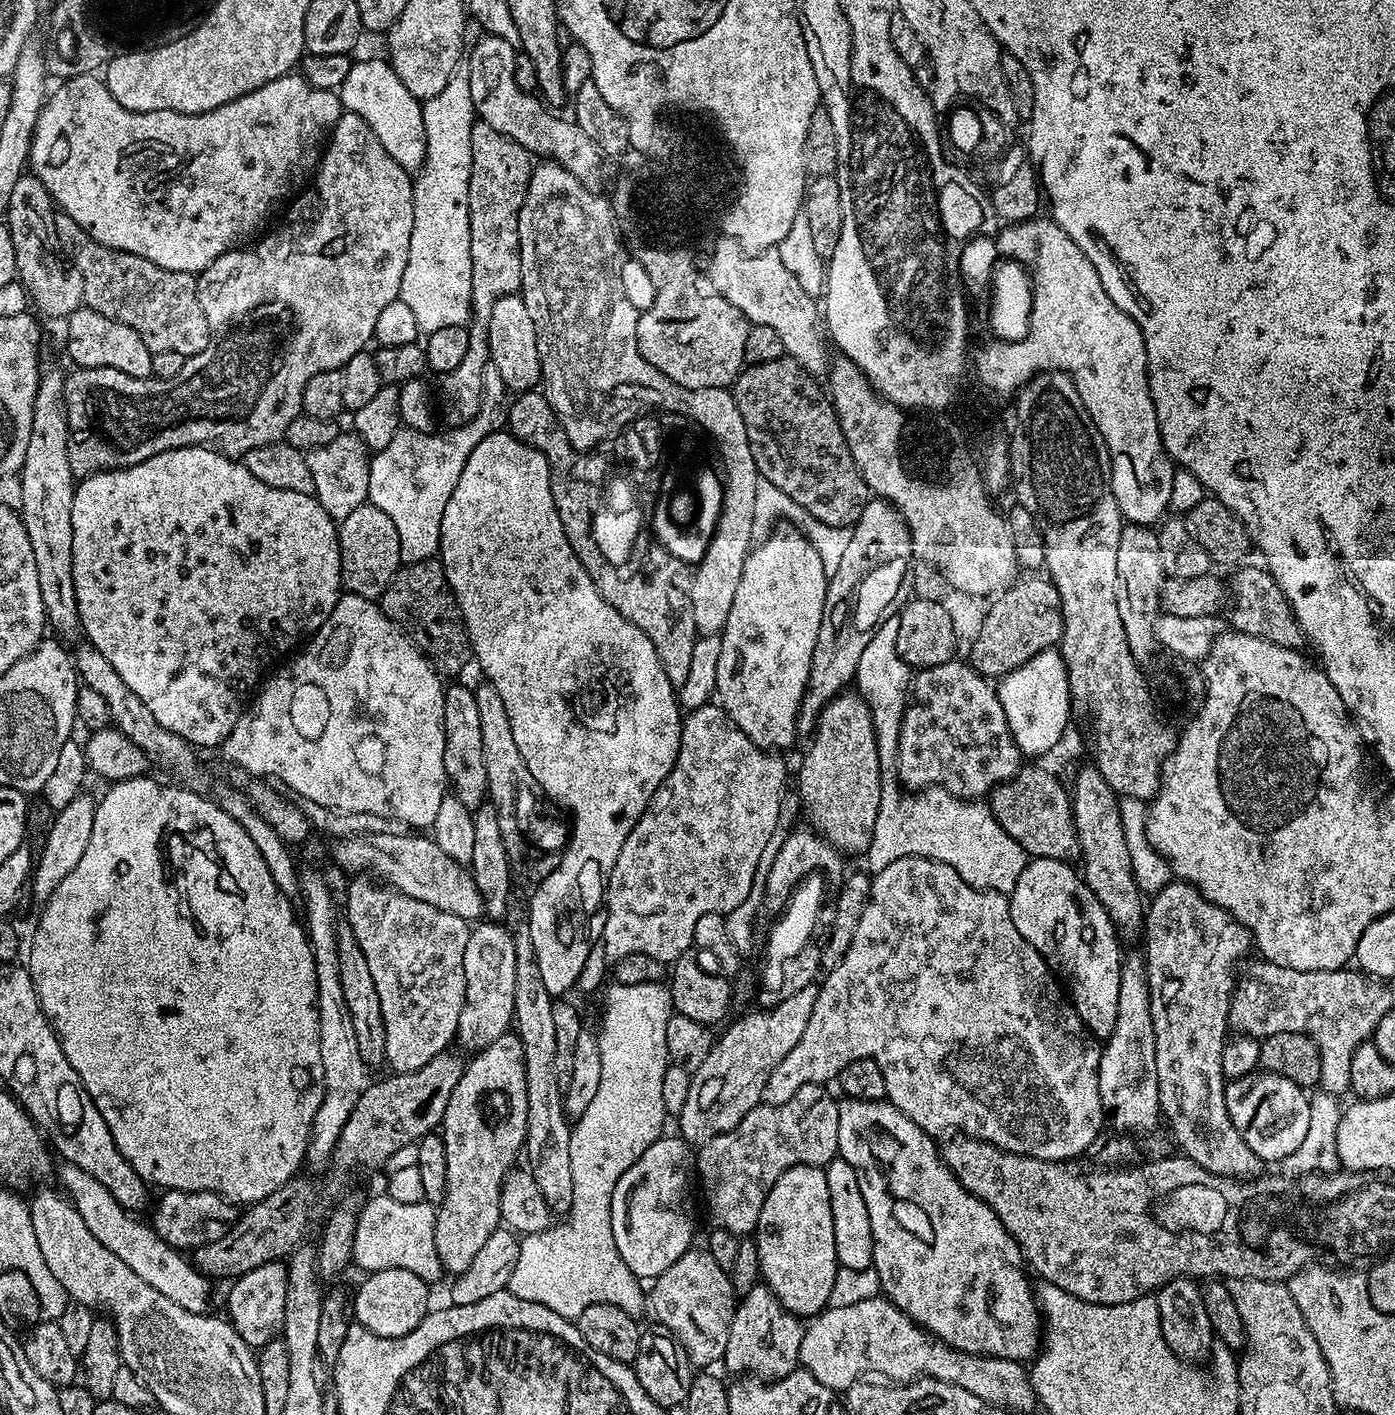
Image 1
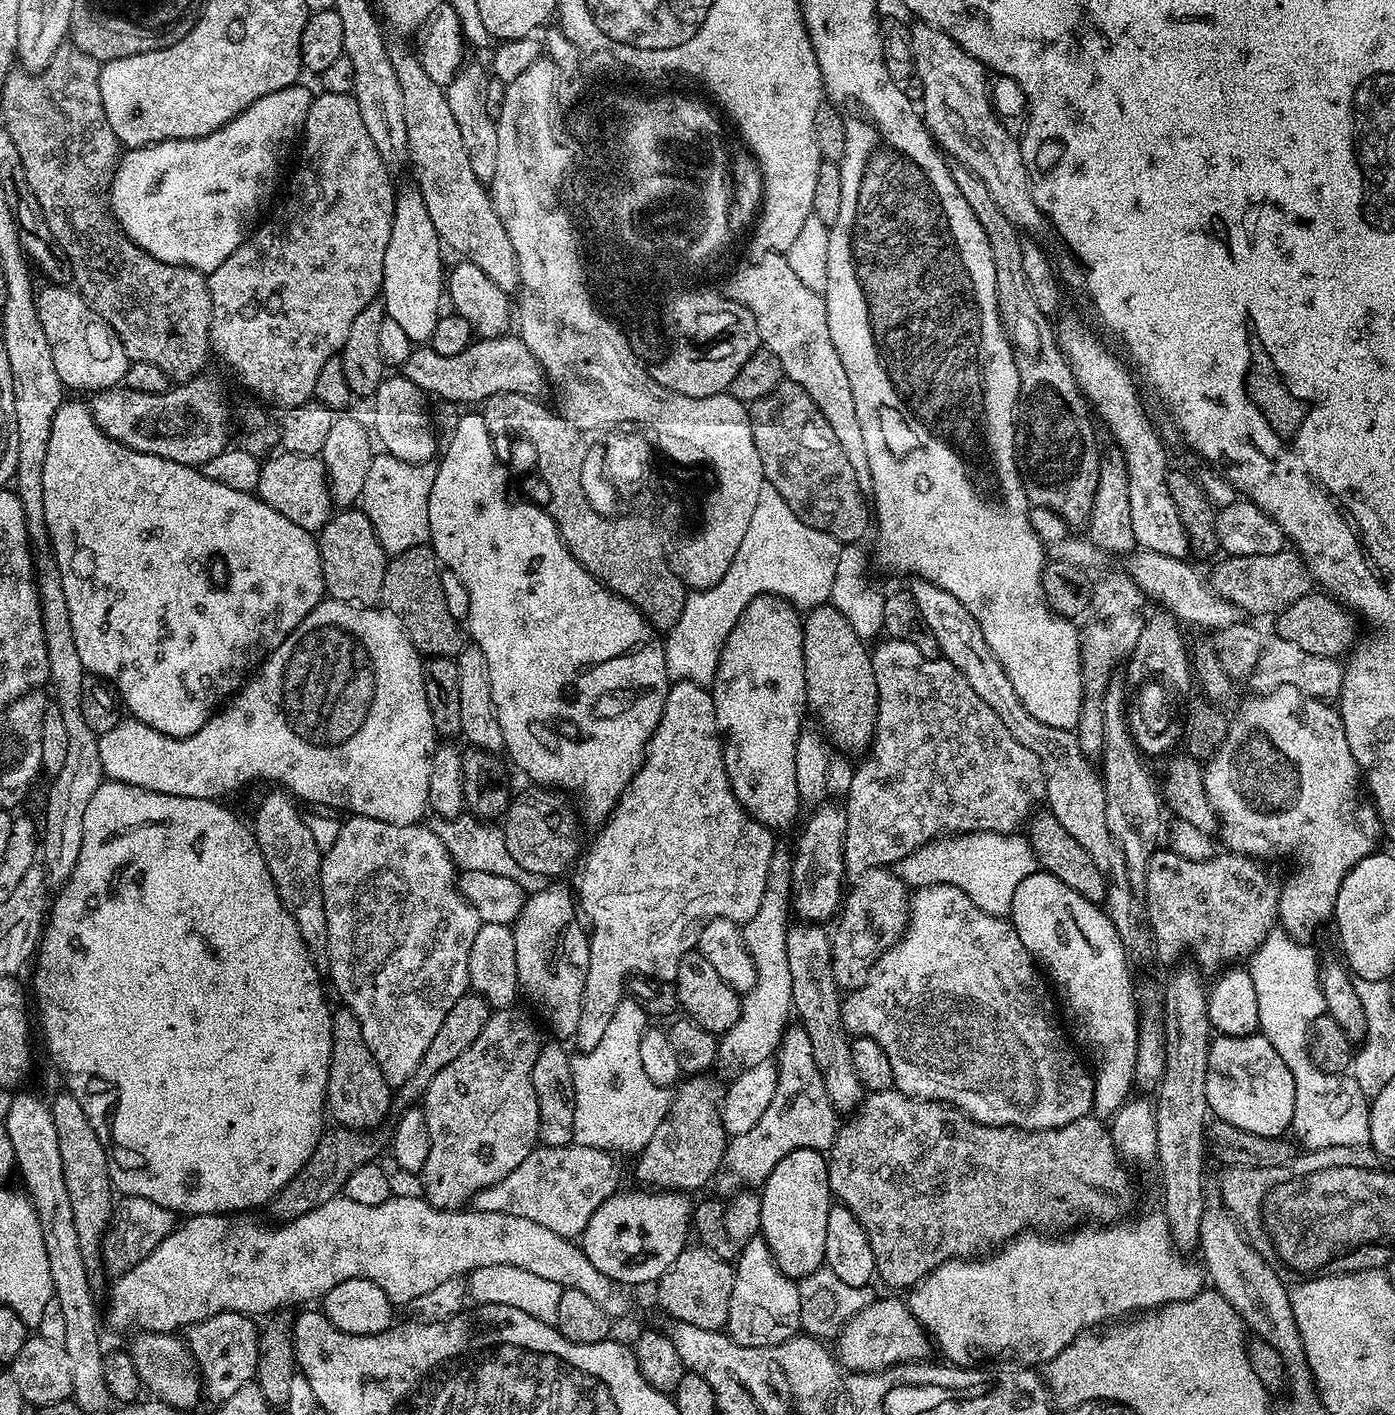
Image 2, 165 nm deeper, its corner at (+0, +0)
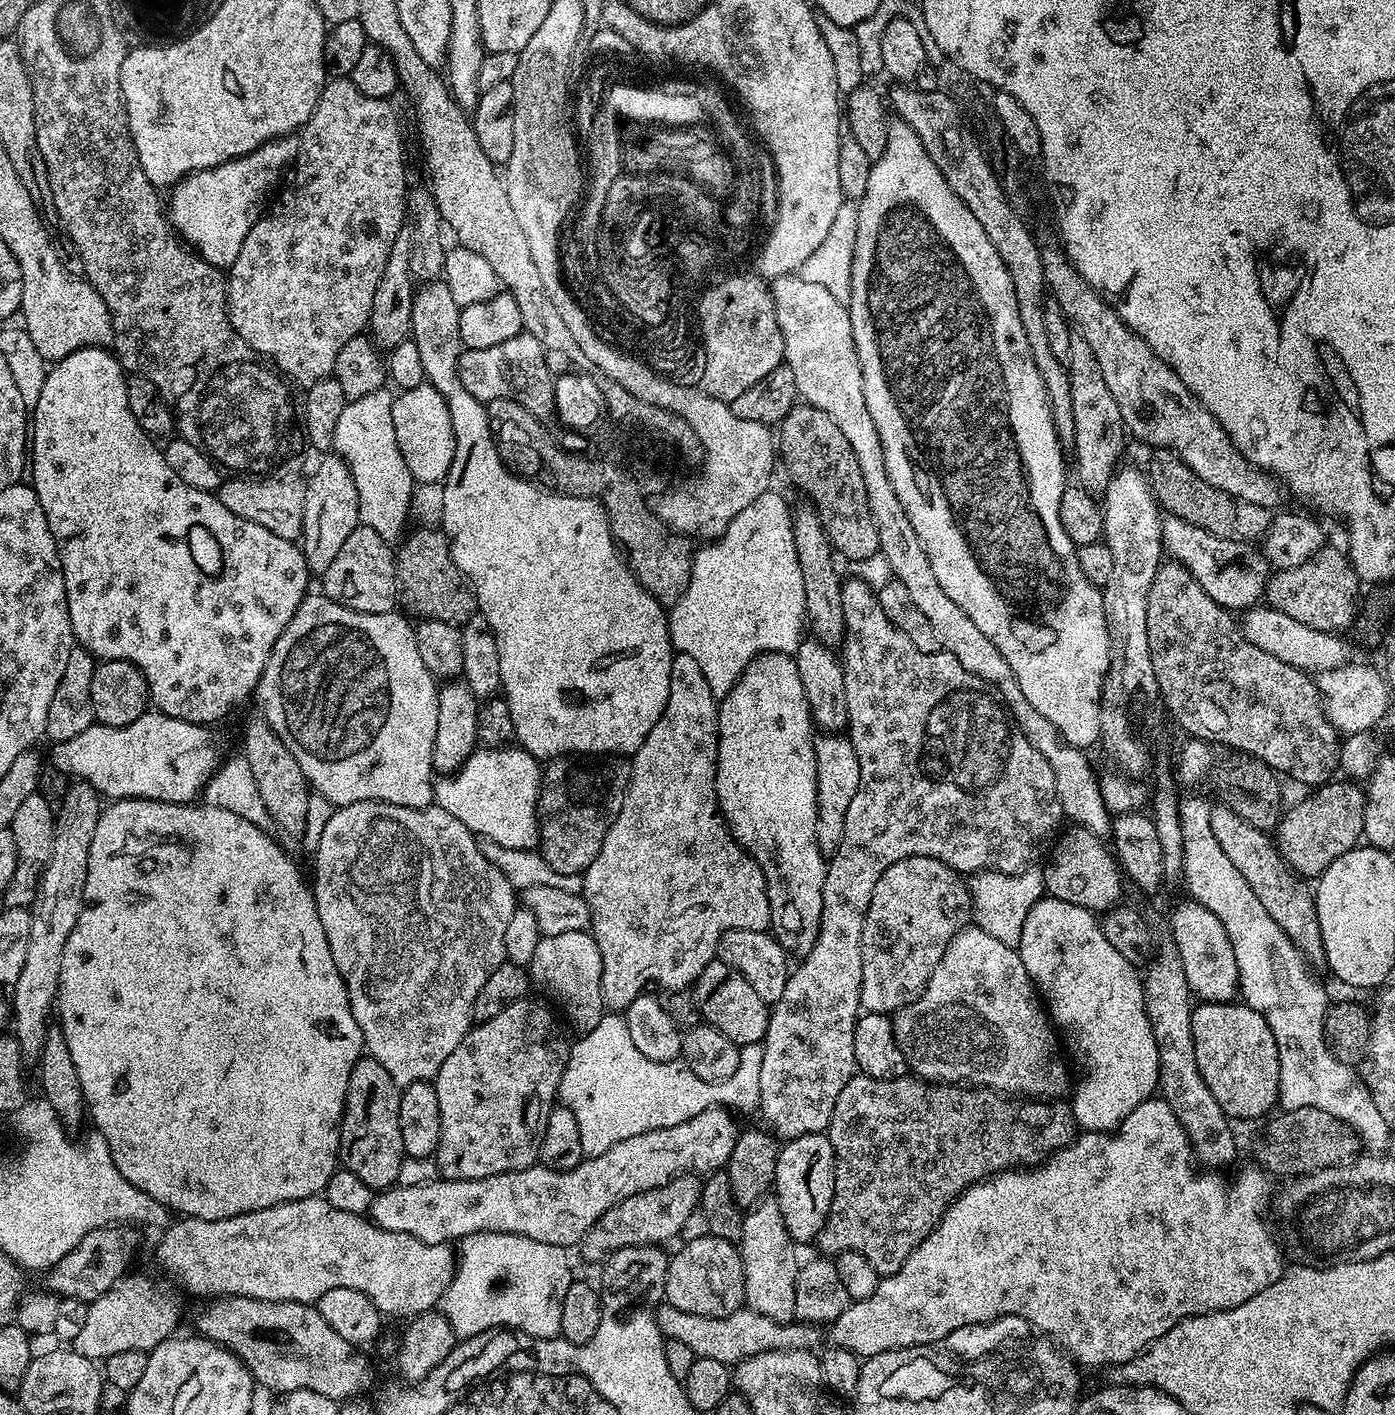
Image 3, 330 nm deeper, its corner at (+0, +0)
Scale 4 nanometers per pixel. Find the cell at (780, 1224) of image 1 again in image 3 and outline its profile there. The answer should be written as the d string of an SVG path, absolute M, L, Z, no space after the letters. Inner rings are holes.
M811 1132L787 1141L781 1147L776 1163L774 1199L782 1210L782 1222L790 1230L790 1238L804 1246L807 1240L815 1241L828 1217L830 1202L834 1198L836 1159L824 1132Z

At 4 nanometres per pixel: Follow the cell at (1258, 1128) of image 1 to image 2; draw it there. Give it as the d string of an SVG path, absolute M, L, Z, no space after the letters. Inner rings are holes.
M1263 1034L1244 1037L1217 1035L1209 1046L1209 1064L1206 1066L1206 1098L1211 1115L1224 1120L1238 1130L1263 1136L1284 1136L1291 1129L1292 1120L1298 1115L1294 1078L1282 1062L1278 1050Z

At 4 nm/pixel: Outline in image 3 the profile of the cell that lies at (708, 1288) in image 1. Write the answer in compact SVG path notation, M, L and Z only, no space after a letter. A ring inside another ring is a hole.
M711 1234L696 1236L684 1244L668 1261L663 1299L686 1314L722 1318L744 1304L744 1267L739 1247L733 1241Z

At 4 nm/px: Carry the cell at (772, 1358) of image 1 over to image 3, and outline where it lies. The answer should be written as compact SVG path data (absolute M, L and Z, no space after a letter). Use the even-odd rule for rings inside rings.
M774 1198L762 1199L744 1212L738 1247L744 1267L744 1304L774 1322L789 1323L796 1314L794 1290L801 1261L796 1260L798 1245L790 1238L790 1230L786 1230L782 1210Z

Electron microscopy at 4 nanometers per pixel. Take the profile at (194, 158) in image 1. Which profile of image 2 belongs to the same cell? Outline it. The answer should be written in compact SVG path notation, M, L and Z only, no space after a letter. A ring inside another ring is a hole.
M297 82L290 88L283 88L274 94L266 94L266 98L254 102L238 118L234 118L226 126L214 130L214 134L206 134L202 138L186 138L185 140L163 140L157 144L145 144L128 150L132 152L125 151L121 160L117 163L116 174L113 176L110 185L110 208L115 215L117 224L124 229L126 235L137 246L144 249L151 256L158 257L159 260L168 263L186 264L189 268L198 268L205 274L211 274L218 266L222 266L222 262L226 262L226 258L230 258L230 254L234 254L244 244L244 241L248 239L253 231L254 225L261 219L261 217L259 218L260 207L271 198L272 191L276 188L276 179L280 176L280 163L287 158L288 147L295 140L297 143L303 126L308 121L314 92L311 92L308 88L303 88L302 85L303 83Z

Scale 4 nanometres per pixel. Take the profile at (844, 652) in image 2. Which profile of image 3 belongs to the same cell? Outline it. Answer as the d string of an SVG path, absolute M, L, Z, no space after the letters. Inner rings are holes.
M804 502L801 503L801 508L798 507L792 513L792 529L794 530L794 550L798 550L798 566L802 570L802 590L806 590L806 606L804 607L804 614L807 620L807 623L810 625L810 632L812 628L811 635L815 637L815 639L820 640L824 644L829 646L836 646L841 643L844 639L844 623L842 622L842 590L840 589L842 583L842 575L840 576L840 572L836 569L836 564L832 561L832 556L834 557L834 549L832 547L832 543L828 540L828 535L822 530L822 526L820 525L820 519L816 516L816 509L812 507L811 504Z

